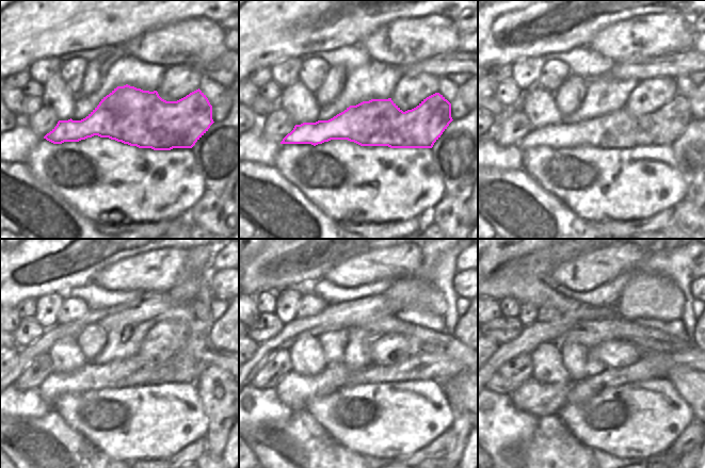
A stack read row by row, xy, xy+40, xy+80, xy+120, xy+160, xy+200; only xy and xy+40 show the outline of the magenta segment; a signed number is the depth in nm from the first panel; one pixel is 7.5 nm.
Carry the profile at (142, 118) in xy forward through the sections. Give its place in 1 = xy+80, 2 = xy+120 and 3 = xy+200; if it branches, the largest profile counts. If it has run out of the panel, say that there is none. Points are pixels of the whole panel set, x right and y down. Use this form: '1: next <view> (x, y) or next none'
1: next xy+80 (620, 129)
2: next xy+120 (131, 372)
3: next xy+200 (539, 399)

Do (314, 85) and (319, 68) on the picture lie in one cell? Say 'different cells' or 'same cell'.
same cell

